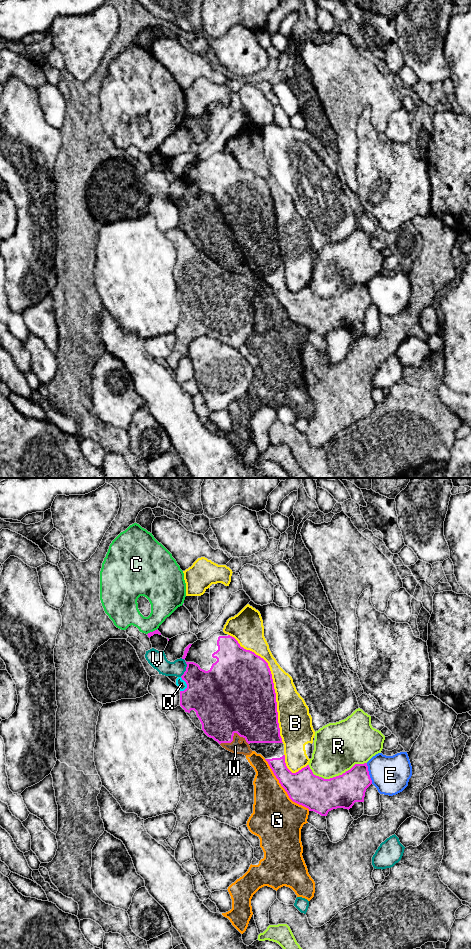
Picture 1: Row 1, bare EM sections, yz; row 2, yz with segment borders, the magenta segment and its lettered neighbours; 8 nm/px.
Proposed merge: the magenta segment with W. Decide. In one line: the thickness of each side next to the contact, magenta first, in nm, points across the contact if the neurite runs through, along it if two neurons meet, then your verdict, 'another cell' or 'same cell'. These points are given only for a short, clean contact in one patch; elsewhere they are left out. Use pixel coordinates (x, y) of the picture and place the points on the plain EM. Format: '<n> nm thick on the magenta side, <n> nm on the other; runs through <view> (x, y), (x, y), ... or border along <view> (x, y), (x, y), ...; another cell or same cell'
480 nm thick on the magenta side, 100 nm on the other; another cell

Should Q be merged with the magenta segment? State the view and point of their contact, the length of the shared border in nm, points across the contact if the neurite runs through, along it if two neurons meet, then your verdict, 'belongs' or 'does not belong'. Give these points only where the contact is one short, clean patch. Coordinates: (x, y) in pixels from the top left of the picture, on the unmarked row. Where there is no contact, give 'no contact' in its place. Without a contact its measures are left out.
yz (186, 203) | 120 nm | does not belong

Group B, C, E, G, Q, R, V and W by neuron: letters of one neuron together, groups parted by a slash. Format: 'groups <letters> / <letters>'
groups B / C / E / G Q W / R / V

